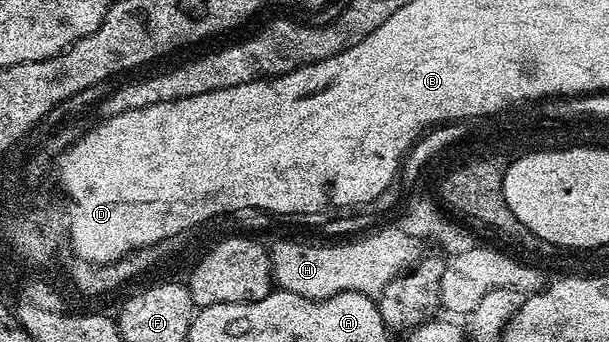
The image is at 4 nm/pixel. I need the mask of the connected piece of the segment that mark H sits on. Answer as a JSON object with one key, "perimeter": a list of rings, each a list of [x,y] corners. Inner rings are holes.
{"perimeter":[[[387,231],[386,234],[370,239],[370,242],[333,250],[294,247],[293,244],[287,244],[278,246],[275,262],[282,283],[293,287],[292,293],[297,295],[309,299],[327,299],[345,291],[358,291],[362,295],[374,297],[385,289],[390,279],[406,271],[402,265],[405,260],[415,262],[418,251],[411,246],[414,241],[406,239],[396,231]]]}

